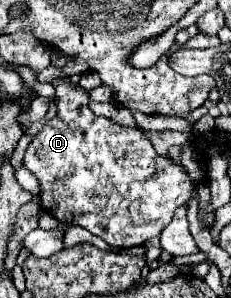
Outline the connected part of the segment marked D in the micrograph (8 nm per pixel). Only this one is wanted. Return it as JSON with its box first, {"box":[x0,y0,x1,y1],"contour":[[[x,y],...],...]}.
{"box":[23,65,195,247],"contour":[[[51,65],[37,79],[41,83],[49,81],[57,89],[57,115],[51,121],[47,121],[47,125],[35,135],[23,157],[23,167],[27,167],[39,181],[41,191],[35,197],[39,199],[43,211],[63,225],[71,225],[75,217],[75,225],[101,237],[111,247],[143,245],[147,239],[159,237],[161,229],[169,225],[173,209],[177,209],[177,205],[189,203],[195,189],[191,177],[179,165],[161,157],[141,127],[123,127],[113,119],[95,115],[87,107],[87,91],[75,87],[69,79],[63,79],[61,69]]]}

